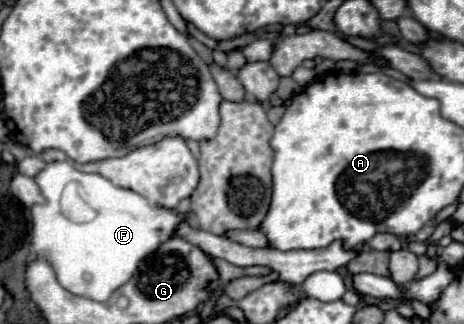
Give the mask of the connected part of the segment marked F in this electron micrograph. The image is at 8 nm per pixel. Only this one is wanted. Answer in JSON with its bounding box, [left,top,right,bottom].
[31,163,181,301]

